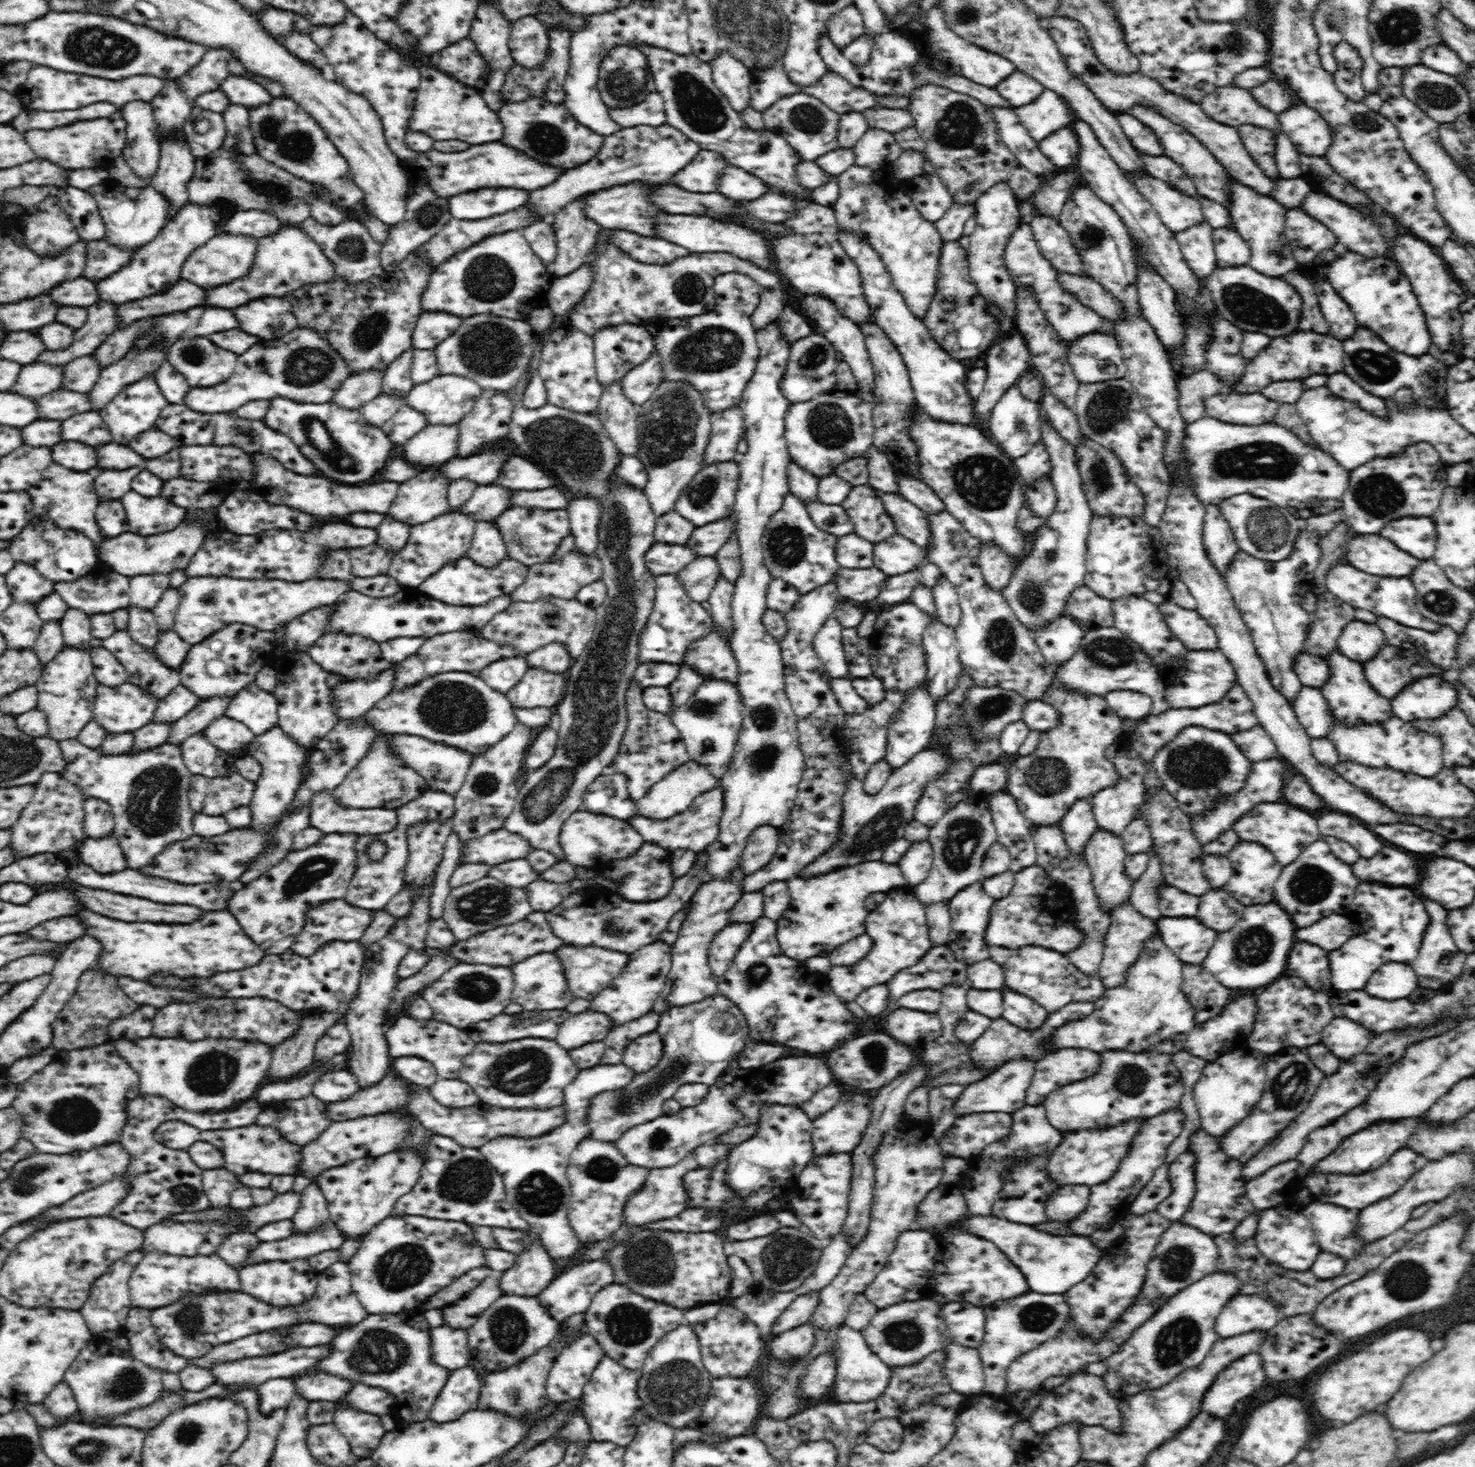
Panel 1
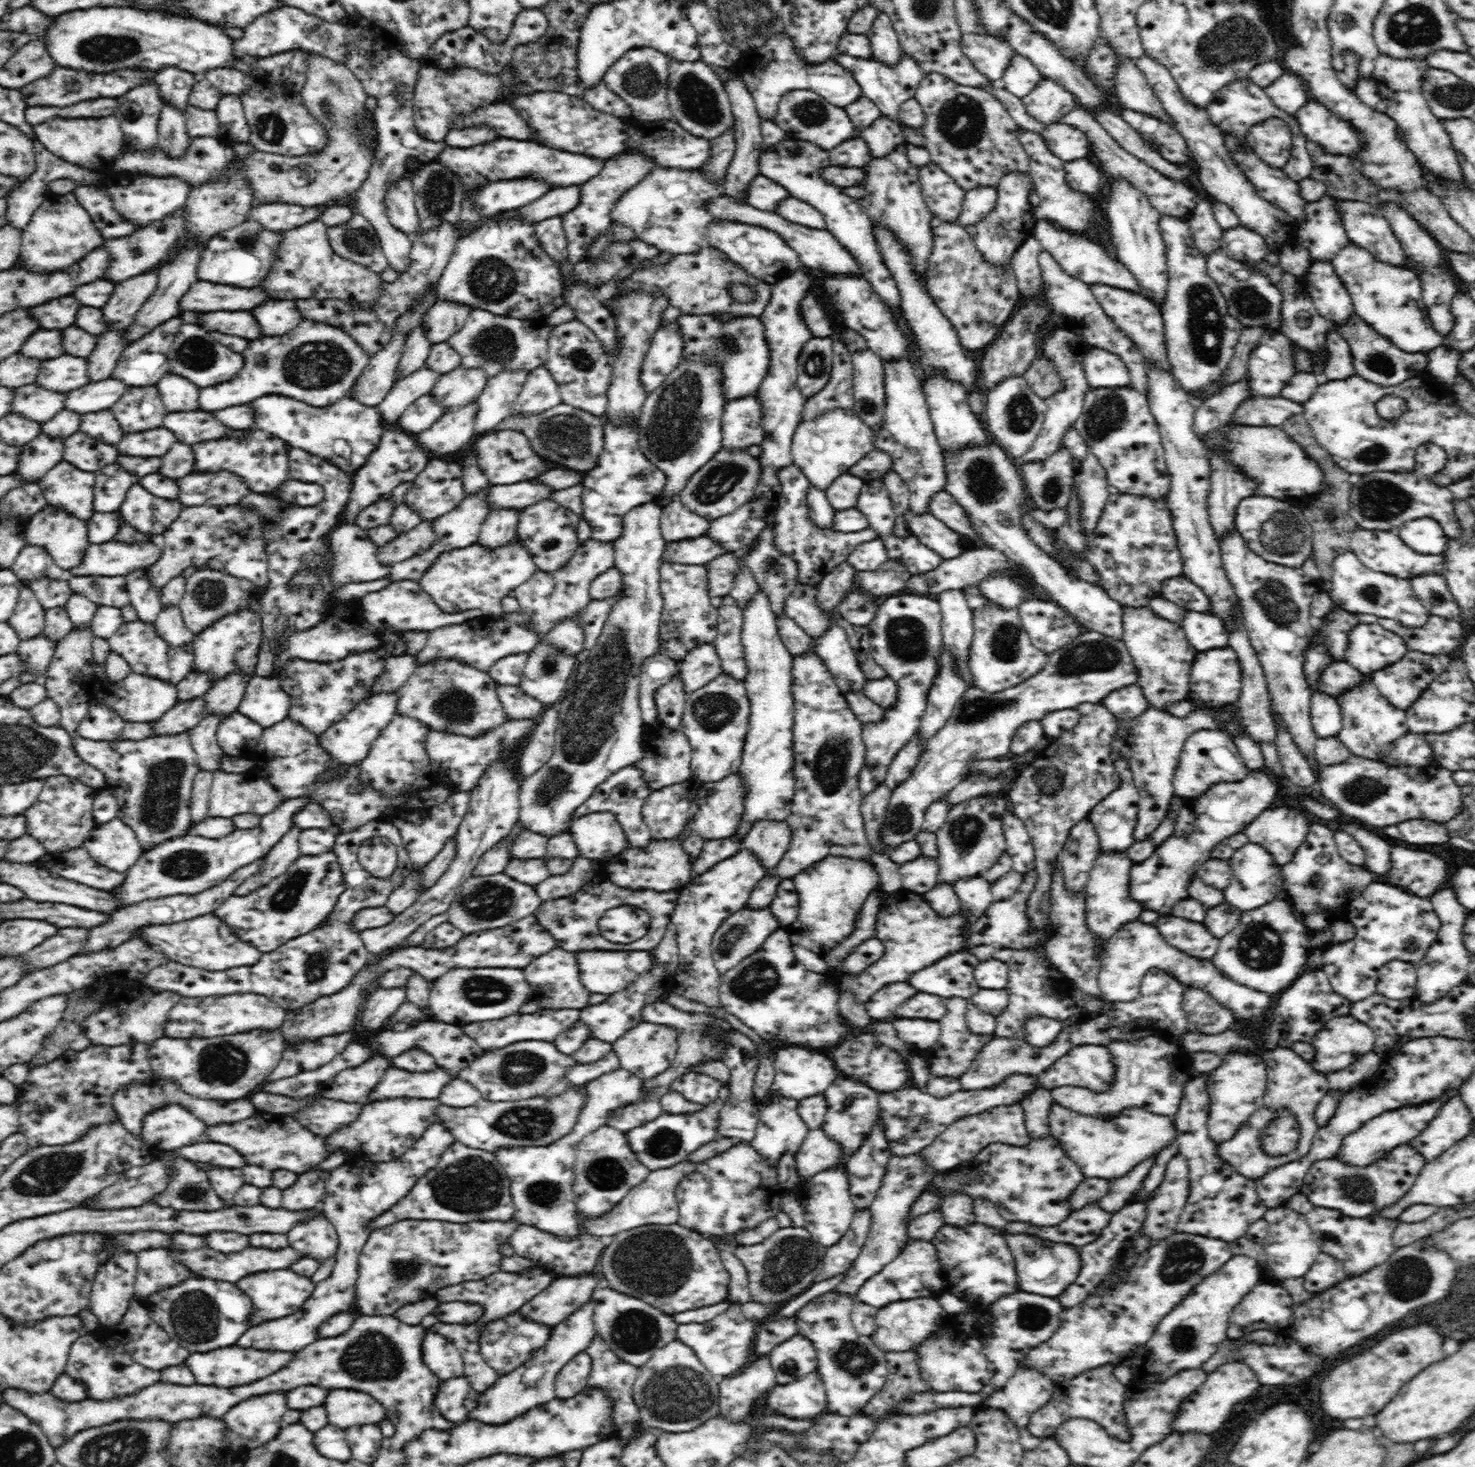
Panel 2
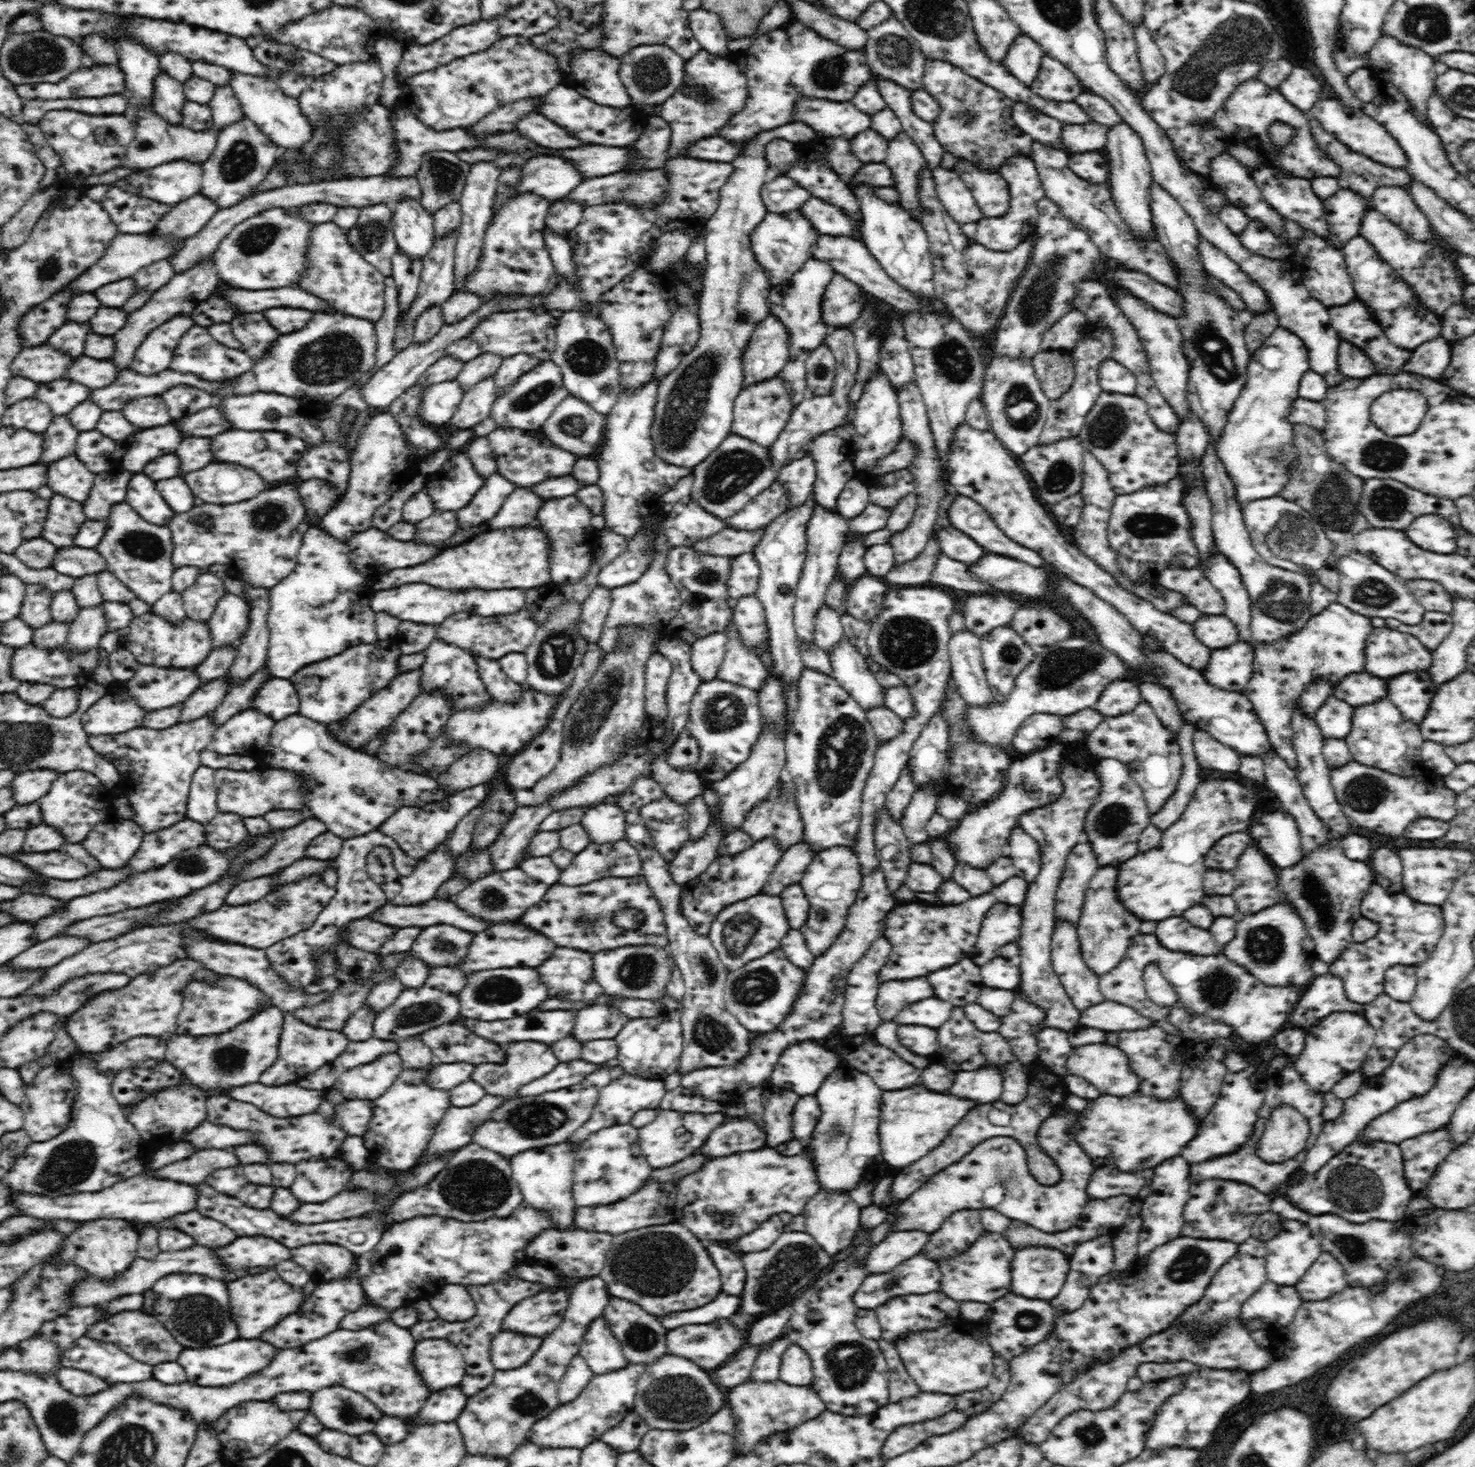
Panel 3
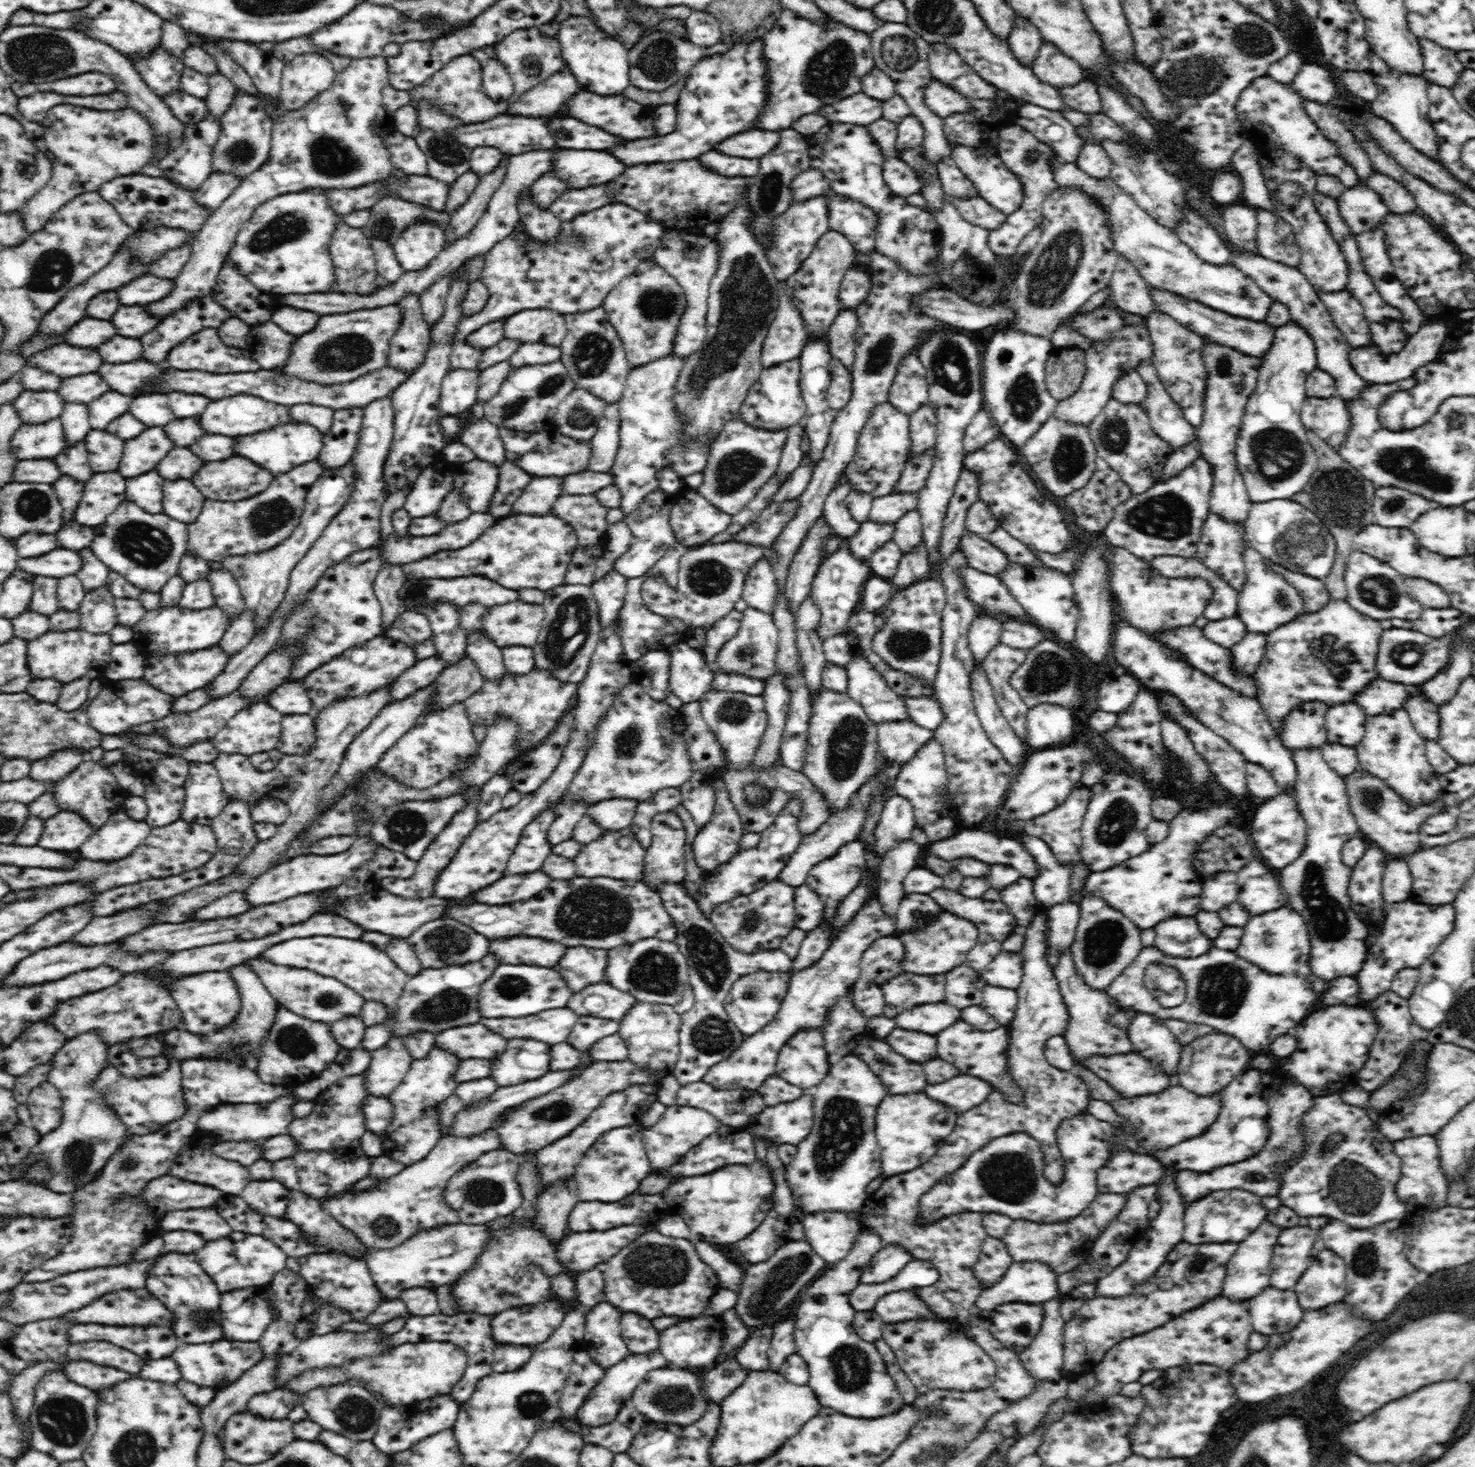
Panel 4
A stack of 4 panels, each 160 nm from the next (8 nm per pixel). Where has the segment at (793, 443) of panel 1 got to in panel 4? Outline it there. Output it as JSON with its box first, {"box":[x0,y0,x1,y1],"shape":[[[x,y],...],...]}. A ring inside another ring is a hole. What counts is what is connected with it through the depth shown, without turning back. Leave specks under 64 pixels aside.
{"box":[823,473,860,540],"shape":[[[842,473],[831,493],[826,497],[823,508],[824,520],[836,534],[846,540],[856,536],[856,532],[860,530],[860,522],[855,522],[848,511],[846,500],[850,491],[850,483]]]}

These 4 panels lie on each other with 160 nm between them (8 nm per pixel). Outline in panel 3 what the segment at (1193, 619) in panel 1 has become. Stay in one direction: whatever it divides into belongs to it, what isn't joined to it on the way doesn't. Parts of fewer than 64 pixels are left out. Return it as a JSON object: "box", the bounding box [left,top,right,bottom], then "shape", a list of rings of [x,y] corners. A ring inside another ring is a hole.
{"box":[1191,615,1238,649],"shape":[[[1200,615],[1200,618],[1191,624],[1193,626],[1193,633],[1196,638],[1211,649],[1226,648],[1227,646],[1236,644],[1238,642],[1238,631],[1232,621],[1226,618],[1226,615]]]}

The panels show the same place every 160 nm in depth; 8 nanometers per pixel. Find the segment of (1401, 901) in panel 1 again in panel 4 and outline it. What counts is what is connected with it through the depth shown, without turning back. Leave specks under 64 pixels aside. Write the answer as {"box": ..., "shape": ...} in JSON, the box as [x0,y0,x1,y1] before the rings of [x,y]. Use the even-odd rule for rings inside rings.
{"box":[1346,900,1455,1005],"shape":[[[1406,900],[1406,902],[1385,902],[1383,908],[1384,926],[1380,928],[1376,942],[1368,947],[1360,974],[1353,974],[1359,991],[1346,1000],[1346,1005],[1364,1005],[1379,994],[1390,990],[1394,974],[1403,968],[1419,968],[1423,965],[1454,928],[1455,910],[1451,904],[1424,906]]]}

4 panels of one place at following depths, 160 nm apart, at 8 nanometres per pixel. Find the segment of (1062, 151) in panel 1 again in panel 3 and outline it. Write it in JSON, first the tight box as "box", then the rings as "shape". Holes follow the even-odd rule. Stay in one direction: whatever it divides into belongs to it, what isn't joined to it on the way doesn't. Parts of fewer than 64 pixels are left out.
{"box":[1061,124,1109,157],"shape":[[[1067,124],[1063,126],[1061,141],[1068,157],[1086,151],[1104,151],[1109,129],[1103,124]]]}

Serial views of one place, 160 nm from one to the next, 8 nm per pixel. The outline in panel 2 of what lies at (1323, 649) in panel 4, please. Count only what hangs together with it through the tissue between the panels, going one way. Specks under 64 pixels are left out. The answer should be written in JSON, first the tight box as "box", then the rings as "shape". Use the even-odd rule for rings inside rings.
{"box":[1273,607,1358,788],"shape":[[[1334,607],[1319,625],[1317,633],[1310,638],[1311,646],[1326,649],[1326,655],[1334,661],[1342,661],[1348,646],[1348,633],[1358,624],[1358,615],[1340,607]],[[1277,713],[1273,714],[1273,721],[1278,721],[1278,724],[1275,724],[1278,728],[1275,744],[1285,777],[1300,788],[1308,788],[1316,784],[1318,776],[1311,770],[1307,759],[1299,752],[1293,736],[1288,732],[1287,725]]]}

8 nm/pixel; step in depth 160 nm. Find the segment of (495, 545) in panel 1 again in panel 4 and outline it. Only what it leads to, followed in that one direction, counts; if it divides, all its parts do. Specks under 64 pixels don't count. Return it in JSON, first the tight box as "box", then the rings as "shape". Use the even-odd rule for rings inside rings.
{"box":[511,476,562,514],"shape":[[[538,476],[513,502],[511,514],[546,514],[561,494],[562,476]]]}

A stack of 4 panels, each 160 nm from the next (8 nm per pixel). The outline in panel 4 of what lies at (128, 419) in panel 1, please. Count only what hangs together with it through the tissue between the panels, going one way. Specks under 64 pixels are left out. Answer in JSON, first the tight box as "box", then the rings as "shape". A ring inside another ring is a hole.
{"box":[129,394,174,427],"shape":[[[166,394],[138,395],[132,400],[129,412],[148,427],[165,427],[174,420],[174,414],[168,408]]]}

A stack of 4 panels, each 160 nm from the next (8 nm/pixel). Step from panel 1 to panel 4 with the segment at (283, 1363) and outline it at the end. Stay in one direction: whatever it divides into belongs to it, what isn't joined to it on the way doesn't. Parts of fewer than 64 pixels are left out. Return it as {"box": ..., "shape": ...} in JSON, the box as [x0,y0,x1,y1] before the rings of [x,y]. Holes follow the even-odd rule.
{"box":[172,1340,265,1388],"shape":[[[226,1340],[212,1342],[212,1344],[182,1344],[172,1354],[172,1358],[182,1370],[184,1380],[210,1388],[226,1388],[224,1380],[228,1382],[238,1380],[246,1370],[256,1366],[265,1357],[259,1342],[226,1342]]]}

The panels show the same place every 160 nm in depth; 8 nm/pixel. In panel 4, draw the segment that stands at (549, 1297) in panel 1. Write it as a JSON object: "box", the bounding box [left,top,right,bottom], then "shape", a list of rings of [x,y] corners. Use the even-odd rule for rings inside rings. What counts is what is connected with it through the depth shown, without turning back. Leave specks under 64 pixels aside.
{"box":[492,1300,568,1344],"shape":[[[558,1300],[540,1302],[536,1306],[520,1306],[500,1312],[492,1322],[494,1342],[501,1344],[542,1344],[564,1320],[568,1306]]]}

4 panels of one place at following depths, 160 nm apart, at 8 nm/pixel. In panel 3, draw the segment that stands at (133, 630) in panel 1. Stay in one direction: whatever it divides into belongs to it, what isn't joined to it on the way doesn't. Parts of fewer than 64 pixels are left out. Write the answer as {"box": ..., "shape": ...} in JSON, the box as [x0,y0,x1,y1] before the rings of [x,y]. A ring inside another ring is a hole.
{"box":[94,500,176,606],"shape":[[[125,500],[112,507],[106,521],[104,537],[94,549],[104,556],[106,570],[114,573],[137,598],[152,606],[171,590],[171,578],[176,570],[171,561],[172,530],[167,525],[146,522]]]}

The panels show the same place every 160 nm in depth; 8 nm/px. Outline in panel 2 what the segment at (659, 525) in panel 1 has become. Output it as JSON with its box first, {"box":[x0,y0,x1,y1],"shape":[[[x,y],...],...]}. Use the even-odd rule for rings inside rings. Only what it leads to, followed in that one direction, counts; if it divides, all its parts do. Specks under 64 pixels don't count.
{"box":[660,500,711,543],"shape":[[[673,500],[662,507],[660,528],[666,543],[699,538],[708,534],[710,525],[711,520],[694,514],[680,500]]]}

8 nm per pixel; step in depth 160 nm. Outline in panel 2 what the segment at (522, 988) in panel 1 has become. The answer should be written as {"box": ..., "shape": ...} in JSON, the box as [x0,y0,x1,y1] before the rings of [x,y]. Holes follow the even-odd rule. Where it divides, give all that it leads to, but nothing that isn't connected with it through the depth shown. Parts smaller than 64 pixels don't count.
{"box":[524,950,590,1008],"shape":[[[552,950],[538,960],[532,960],[528,968],[524,968],[524,976],[532,986],[532,1000],[538,1002],[542,1008],[586,1008],[590,992],[578,980],[578,962],[572,952],[566,950]]]}

